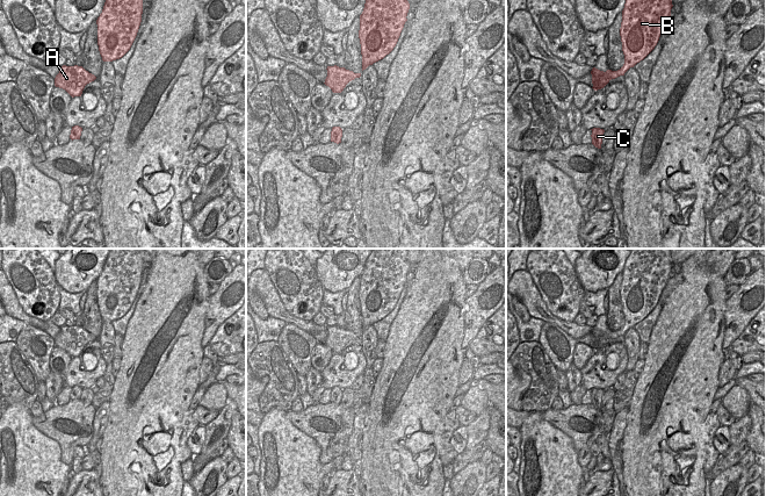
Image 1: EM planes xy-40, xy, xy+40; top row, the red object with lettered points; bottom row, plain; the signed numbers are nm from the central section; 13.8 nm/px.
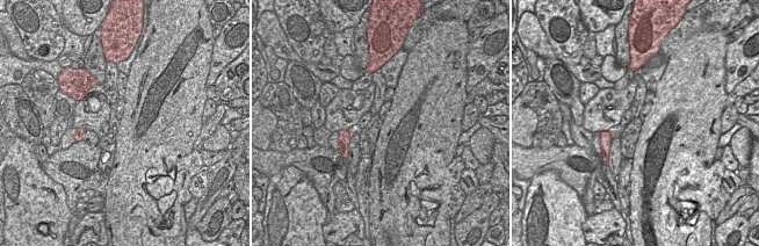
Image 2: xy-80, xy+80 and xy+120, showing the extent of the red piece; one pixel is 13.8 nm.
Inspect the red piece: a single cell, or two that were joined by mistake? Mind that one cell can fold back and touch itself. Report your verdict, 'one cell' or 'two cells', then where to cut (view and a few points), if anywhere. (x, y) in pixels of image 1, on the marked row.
two cells; cut in xy+40 along (615, 71), (619, 76)

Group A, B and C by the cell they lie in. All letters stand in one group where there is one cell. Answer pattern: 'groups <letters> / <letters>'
groups A C / B

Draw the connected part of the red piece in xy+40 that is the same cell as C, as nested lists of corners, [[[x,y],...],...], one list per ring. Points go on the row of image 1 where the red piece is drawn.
[[[593,128],[591,130],[592,130],[592,135],[591,135],[591,137],[592,137],[592,144],[595,148],[601,149],[602,136],[604,136],[605,130],[600,129],[600,128]]]

